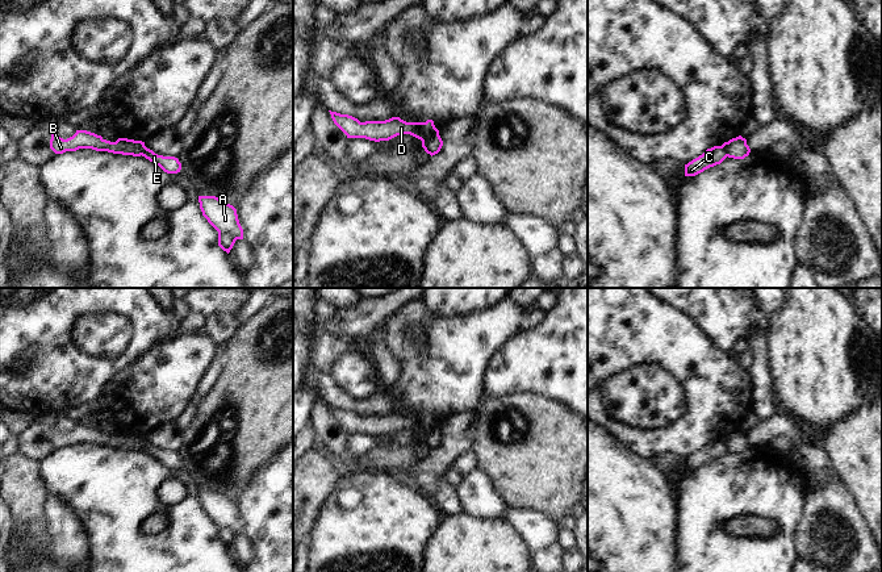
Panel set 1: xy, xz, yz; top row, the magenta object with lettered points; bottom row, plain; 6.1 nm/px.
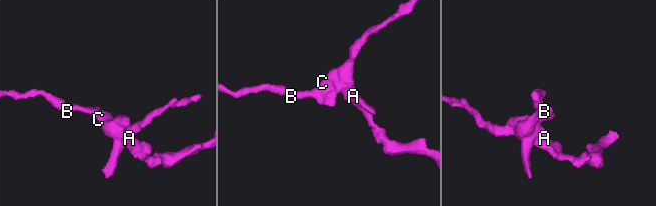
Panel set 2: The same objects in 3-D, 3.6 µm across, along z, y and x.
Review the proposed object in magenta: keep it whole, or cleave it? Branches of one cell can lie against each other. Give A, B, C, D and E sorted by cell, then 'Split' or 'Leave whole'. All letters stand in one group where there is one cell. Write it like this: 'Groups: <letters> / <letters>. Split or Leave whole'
Groups: A E / B C D. Split.

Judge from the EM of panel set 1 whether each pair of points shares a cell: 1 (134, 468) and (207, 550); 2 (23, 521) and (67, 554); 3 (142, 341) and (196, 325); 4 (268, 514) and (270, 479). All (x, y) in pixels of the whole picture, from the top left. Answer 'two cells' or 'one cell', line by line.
1: one cell
2: two cells
3: two cells
4: one cell

